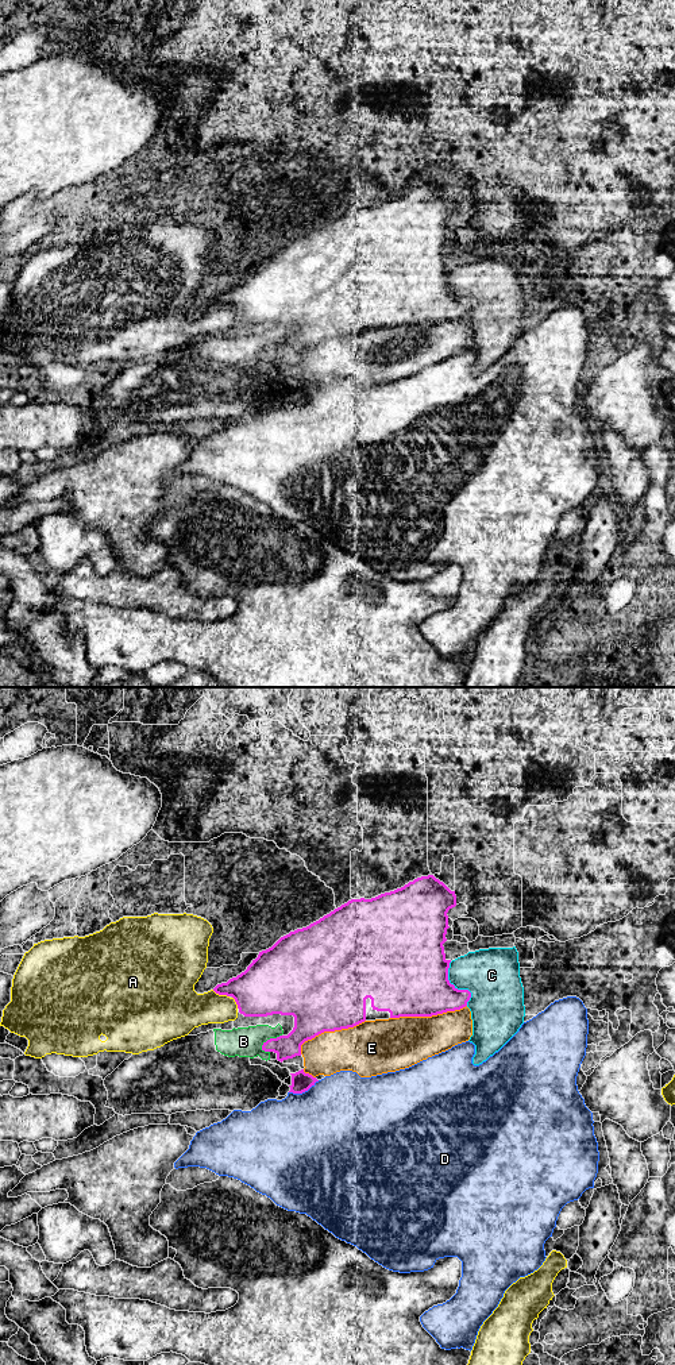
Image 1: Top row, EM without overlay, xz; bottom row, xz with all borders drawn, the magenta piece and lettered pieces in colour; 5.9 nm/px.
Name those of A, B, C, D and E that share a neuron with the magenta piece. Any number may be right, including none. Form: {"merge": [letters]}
{"merge": []}

